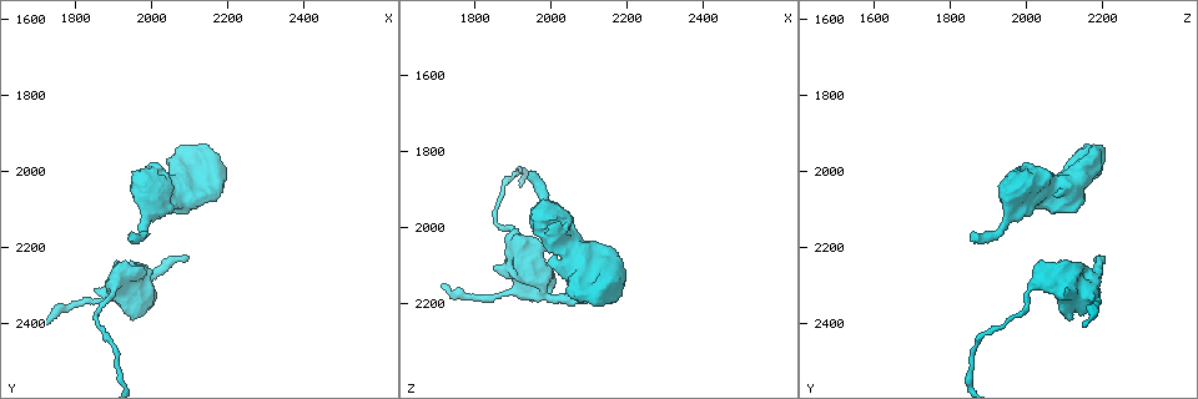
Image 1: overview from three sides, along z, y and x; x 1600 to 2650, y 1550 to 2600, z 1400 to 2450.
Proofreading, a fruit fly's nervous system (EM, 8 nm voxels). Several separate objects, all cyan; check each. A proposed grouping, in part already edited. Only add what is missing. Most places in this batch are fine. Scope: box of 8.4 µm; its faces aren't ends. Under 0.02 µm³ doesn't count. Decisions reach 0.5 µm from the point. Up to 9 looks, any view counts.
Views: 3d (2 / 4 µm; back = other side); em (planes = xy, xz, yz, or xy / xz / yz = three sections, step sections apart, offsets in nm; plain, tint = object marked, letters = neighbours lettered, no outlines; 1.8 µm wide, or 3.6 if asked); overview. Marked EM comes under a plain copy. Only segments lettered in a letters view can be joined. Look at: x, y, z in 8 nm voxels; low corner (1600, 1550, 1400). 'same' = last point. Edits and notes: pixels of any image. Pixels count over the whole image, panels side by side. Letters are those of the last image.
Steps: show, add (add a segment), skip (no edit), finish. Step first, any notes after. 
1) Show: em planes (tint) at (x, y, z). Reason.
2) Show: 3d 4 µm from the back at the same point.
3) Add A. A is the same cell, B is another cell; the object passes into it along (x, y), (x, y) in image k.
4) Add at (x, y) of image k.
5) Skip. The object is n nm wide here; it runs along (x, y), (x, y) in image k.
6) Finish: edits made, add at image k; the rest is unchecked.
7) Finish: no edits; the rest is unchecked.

Show: em 3.6 µm planes (letters) at (1945, 2170, 1855). Branch stops here.

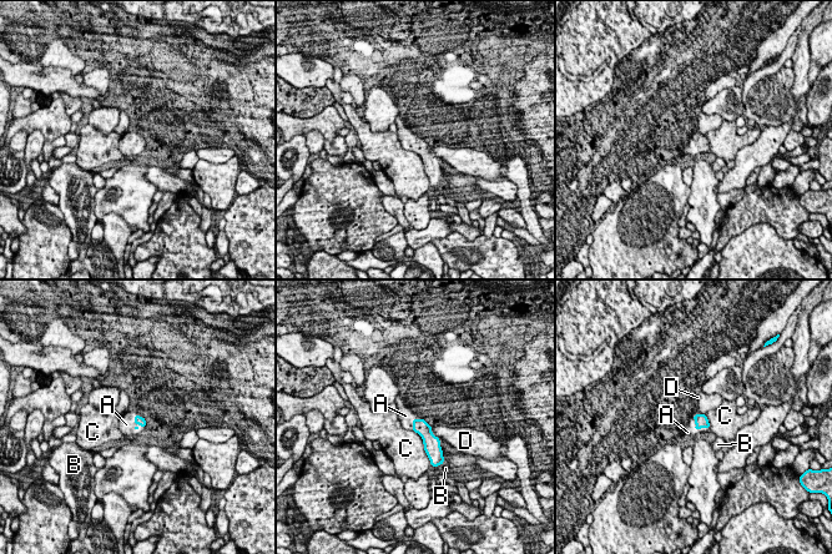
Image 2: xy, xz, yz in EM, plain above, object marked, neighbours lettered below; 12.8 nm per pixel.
Add A. The object is 130 nm wide here; A is the same cell, B, C and D are other cells; the object passes into it along (701, 421), (696, 427), (687, 432) in image 2; the neuron continues.

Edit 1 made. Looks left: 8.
Show: em 3.6 µm yz step 4 (tint) at (2005, 1980, 2005). Stops while still wide.

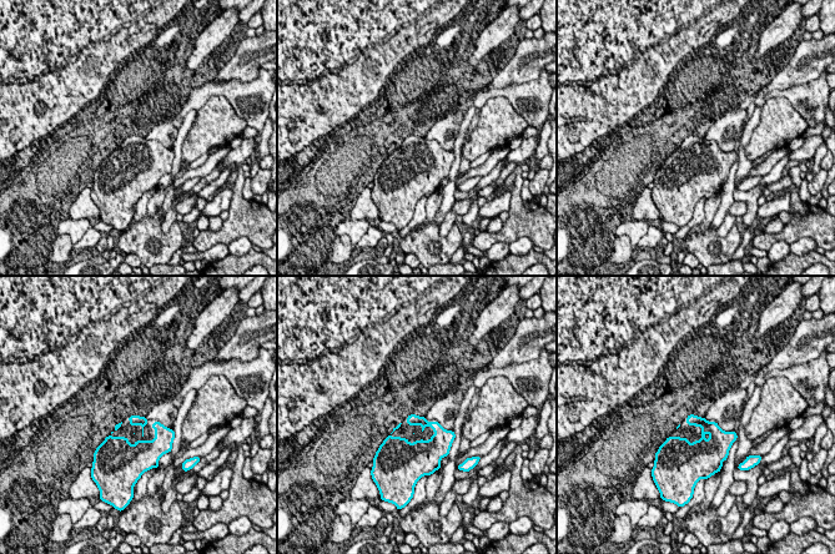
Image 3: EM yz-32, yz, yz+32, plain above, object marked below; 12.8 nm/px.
Show: em 3.6 µm planes (tint) at the same point.

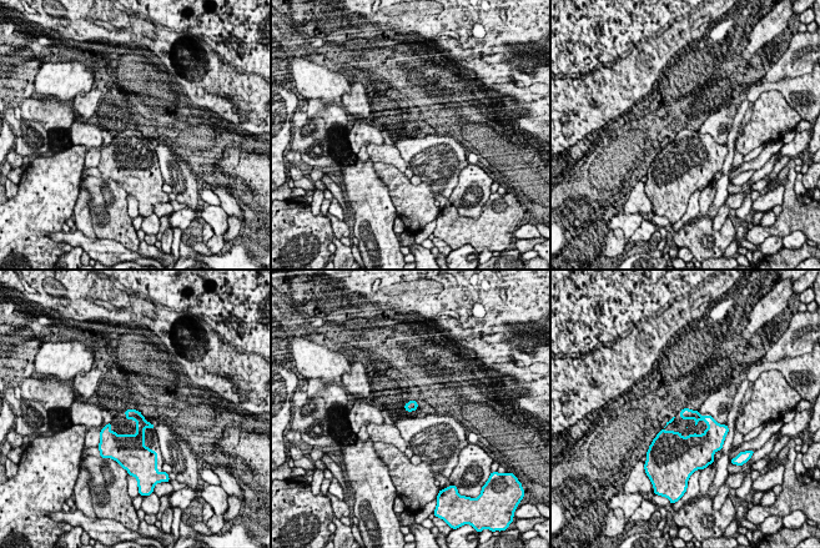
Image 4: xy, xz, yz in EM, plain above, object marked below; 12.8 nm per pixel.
Show: em 3.6 µm planes (letters) at the same point.

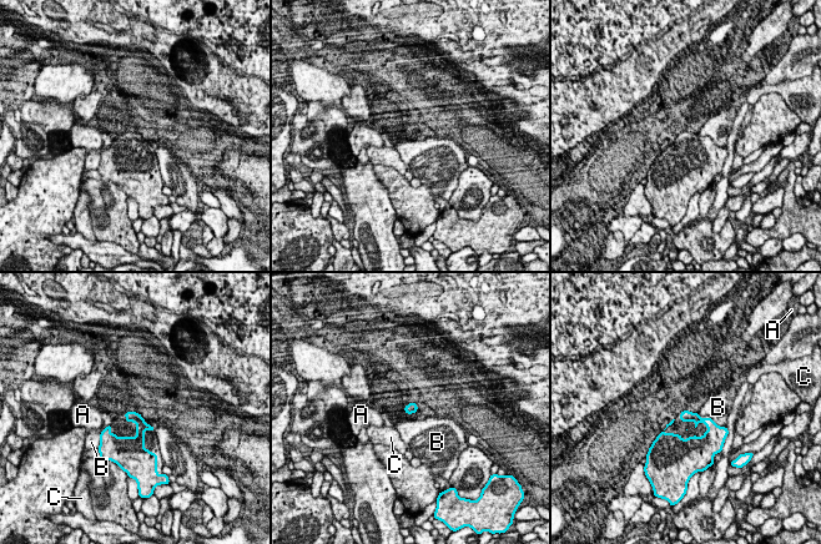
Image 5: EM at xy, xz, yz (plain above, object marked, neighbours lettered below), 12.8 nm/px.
Skip. A, B and C are other cells; a border runs along (107, 426), (101, 432), (99, 441) in image 5; no lettered segment goes on from it.

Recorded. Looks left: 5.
Show: em yz step 8 (letters) at (2090, 2230, 2190). Free end.

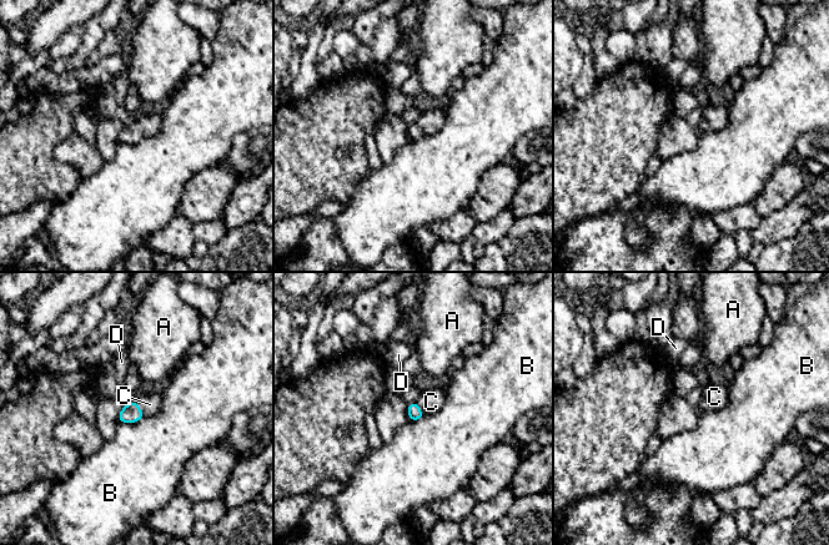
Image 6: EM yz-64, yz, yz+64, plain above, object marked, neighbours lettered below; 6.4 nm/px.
Show: em planes (letters) at the same point.

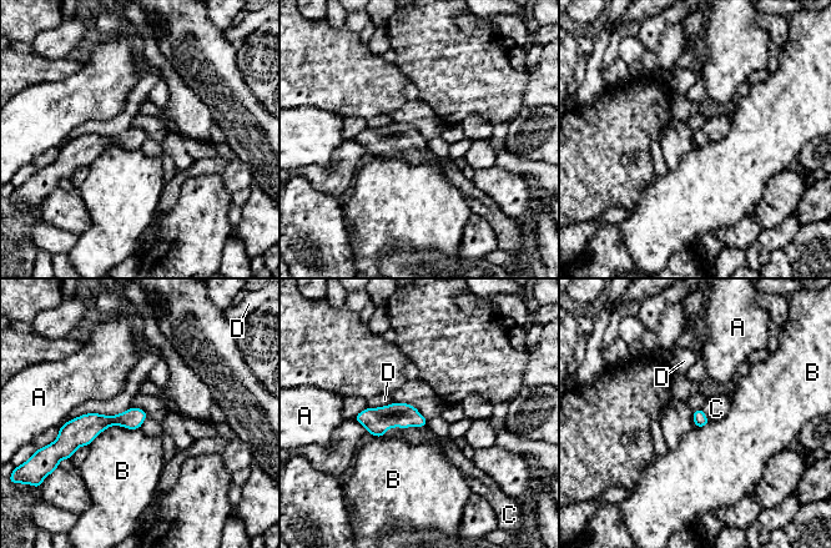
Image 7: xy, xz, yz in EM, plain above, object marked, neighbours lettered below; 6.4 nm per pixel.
Add C. The longest contact is with B, 360 nm; C is the same cell, A, B and D are other cells; the neuron continues.

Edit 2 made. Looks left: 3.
Show: 3d 4 µm from the back at (1710, 2415, 2150). Thin end.

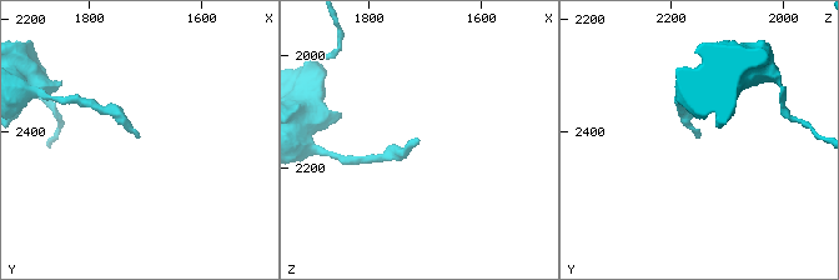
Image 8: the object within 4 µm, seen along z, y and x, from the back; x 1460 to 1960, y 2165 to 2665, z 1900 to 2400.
Show: em xy step 16 (tint) at (1710, 2415, 2155). Need the tissue.

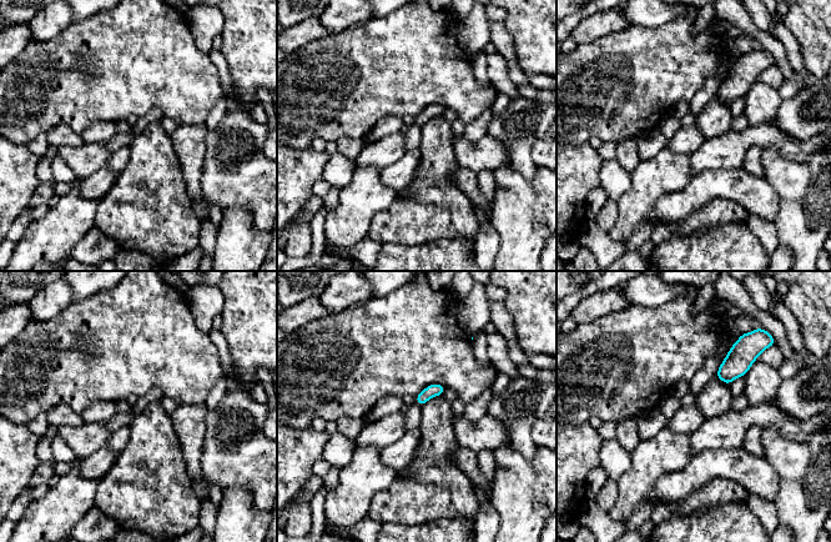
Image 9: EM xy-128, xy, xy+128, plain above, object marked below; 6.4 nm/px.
Show: em planes (letters) at the same point. Another direction.

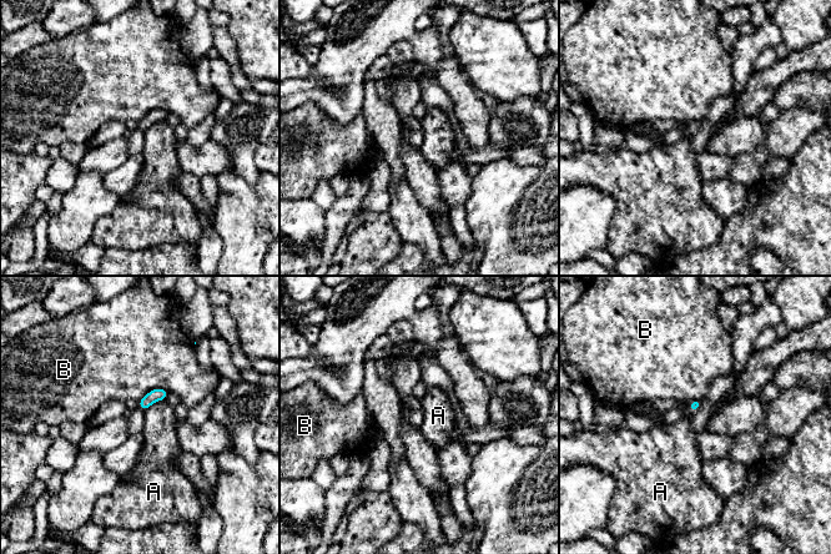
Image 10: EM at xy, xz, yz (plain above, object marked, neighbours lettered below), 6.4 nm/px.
Skip. A and B are other cells; a border runs along (165, 398), (155, 401), (144, 411) in image 10; no lettered segment goes on from it.

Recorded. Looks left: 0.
Finish: edits made, add at image 2, add at image 7; the rest is unchecked.

